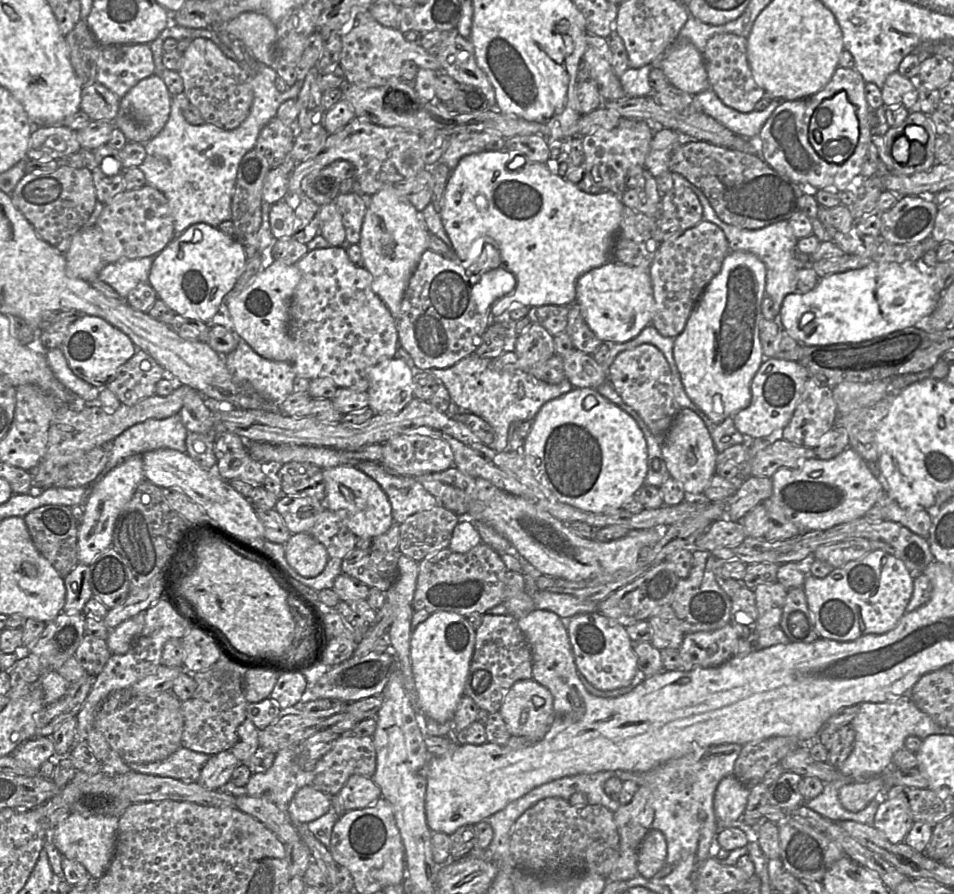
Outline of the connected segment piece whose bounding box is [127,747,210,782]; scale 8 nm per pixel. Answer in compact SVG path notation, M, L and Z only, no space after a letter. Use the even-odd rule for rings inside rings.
M180 747L160 761L127 764L131 771L137 773L174 778L183 782L197 782L200 771L209 758L209 755Z

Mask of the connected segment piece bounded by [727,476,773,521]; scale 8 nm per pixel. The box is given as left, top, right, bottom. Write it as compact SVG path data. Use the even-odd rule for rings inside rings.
M748 476L730 499L727 518L739 521L760 502L770 499L773 492L771 477Z

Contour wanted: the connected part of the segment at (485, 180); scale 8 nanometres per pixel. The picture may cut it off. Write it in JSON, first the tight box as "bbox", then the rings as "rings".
{"bbox":[439,150,625,321],"rings":[[[501,150],[485,151],[462,157],[457,166],[450,173],[450,177],[444,191],[443,205],[439,212],[443,227],[452,243],[452,248],[457,258],[464,260],[467,256],[467,254],[464,254],[463,252],[462,242],[465,243],[466,247],[470,247],[471,243],[478,236],[488,236],[497,244],[501,261],[501,265],[499,267],[504,268],[504,270],[508,273],[502,275],[502,285],[499,289],[503,289],[504,294],[492,305],[492,321],[493,318],[505,318],[509,309],[513,308],[515,305],[525,305],[528,307],[548,304],[571,306],[573,303],[576,303],[576,282],[578,278],[582,274],[594,268],[600,267],[612,260],[612,251],[625,207],[620,196],[610,191],[602,190],[600,193],[589,194],[579,190],[565,177],[552,173],[547,166],[547,163],[526,163],[520,169],[511,171],[508,169],[507,164],[514,160],[517,155],[518,153],[516,151]]]}

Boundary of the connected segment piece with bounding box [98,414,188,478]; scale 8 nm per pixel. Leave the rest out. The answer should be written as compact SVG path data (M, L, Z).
M180 414L134 424L112 441L109 460L98 478L132 455L165 448L187 453L187 434Z

